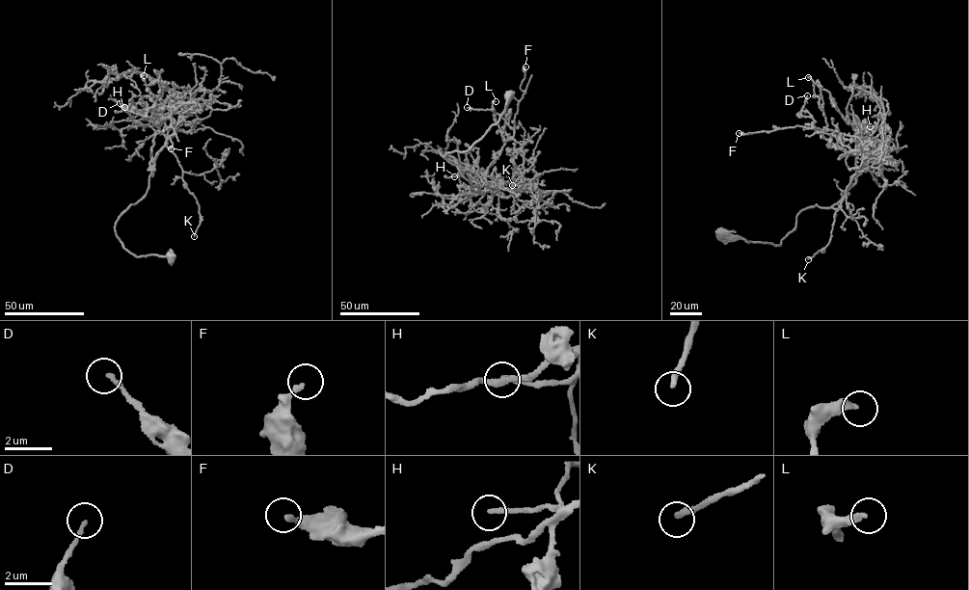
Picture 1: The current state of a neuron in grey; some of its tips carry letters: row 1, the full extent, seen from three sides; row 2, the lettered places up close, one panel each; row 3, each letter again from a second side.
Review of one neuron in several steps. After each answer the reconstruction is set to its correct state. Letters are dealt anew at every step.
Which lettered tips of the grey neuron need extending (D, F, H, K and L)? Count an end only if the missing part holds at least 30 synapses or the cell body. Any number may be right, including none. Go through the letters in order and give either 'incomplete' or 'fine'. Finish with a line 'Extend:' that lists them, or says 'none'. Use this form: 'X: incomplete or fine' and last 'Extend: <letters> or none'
D: fine
F: fine
H: incomplete
K: incomplete
L: fine
Extend: H, K

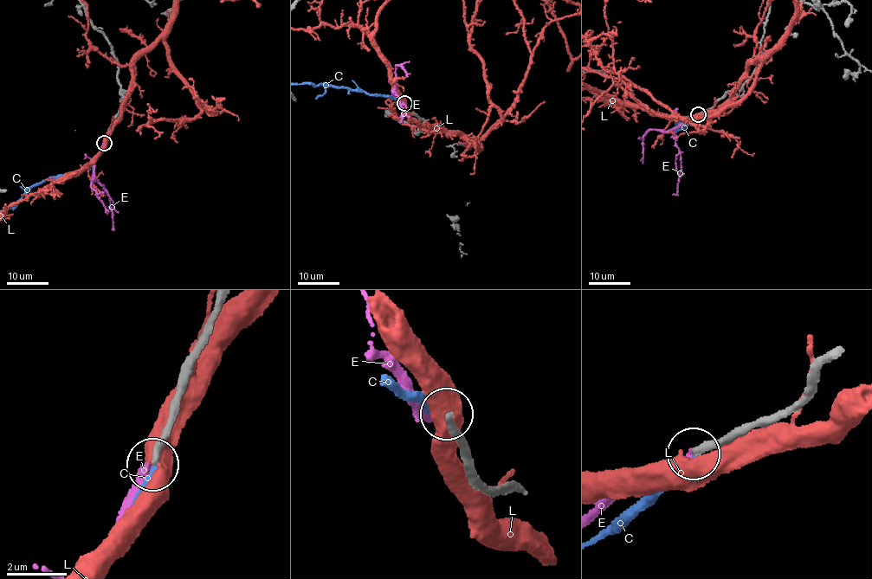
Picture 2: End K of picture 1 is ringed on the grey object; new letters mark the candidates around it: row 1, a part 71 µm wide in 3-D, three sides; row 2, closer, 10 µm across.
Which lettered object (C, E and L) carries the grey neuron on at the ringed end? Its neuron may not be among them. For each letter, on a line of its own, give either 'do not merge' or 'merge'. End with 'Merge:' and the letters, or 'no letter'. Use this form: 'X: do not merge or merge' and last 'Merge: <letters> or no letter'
C: do not merge
E: do not merge
L: do not merge
Merge: no letter

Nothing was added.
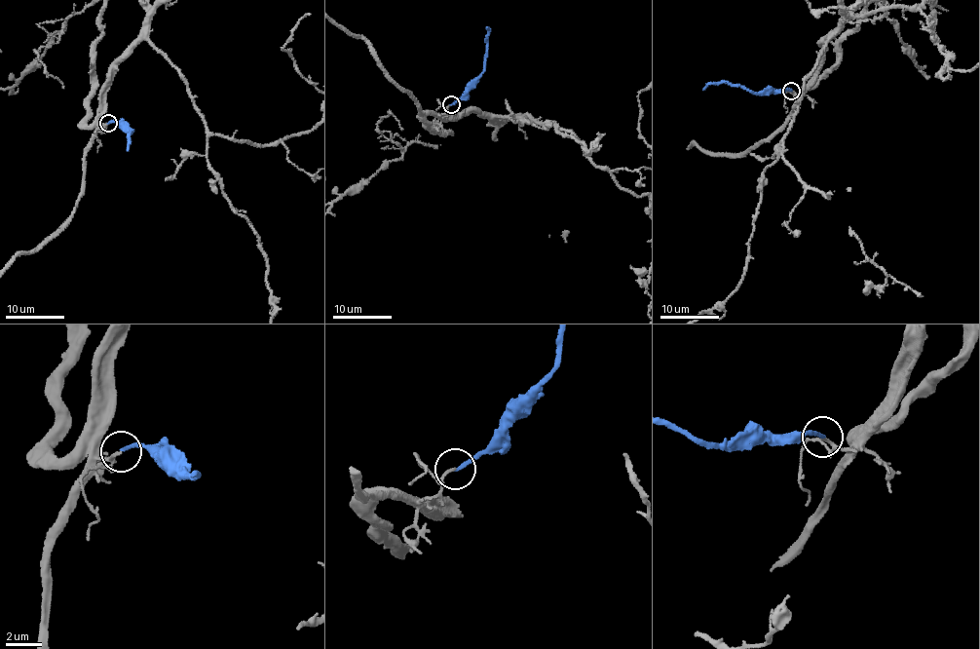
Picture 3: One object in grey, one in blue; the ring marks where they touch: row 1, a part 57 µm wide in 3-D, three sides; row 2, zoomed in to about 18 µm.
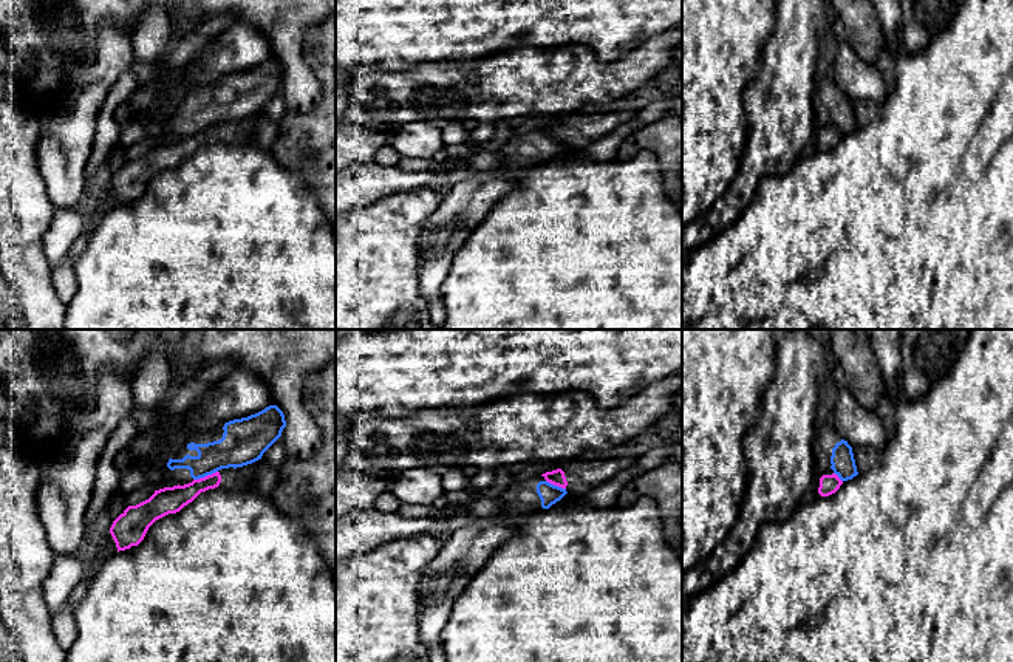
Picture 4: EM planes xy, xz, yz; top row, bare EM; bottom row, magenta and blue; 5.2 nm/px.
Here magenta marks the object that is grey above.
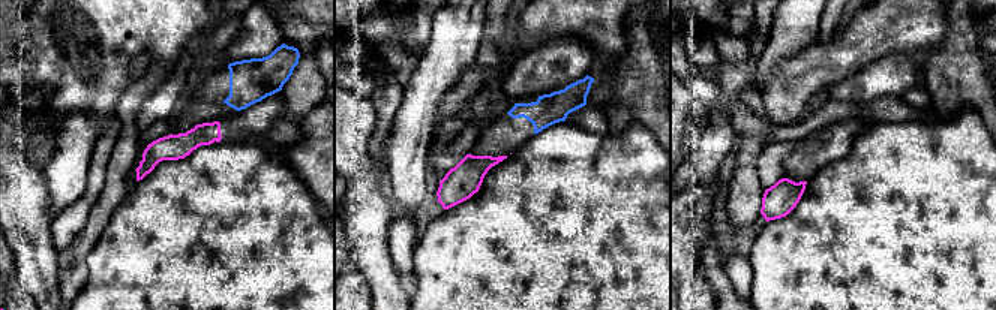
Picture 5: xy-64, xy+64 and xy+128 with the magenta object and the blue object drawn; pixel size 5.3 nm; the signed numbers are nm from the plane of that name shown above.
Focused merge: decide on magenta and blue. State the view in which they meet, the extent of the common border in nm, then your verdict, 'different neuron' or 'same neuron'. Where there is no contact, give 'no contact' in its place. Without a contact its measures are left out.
xy | 140 nm | different neuron

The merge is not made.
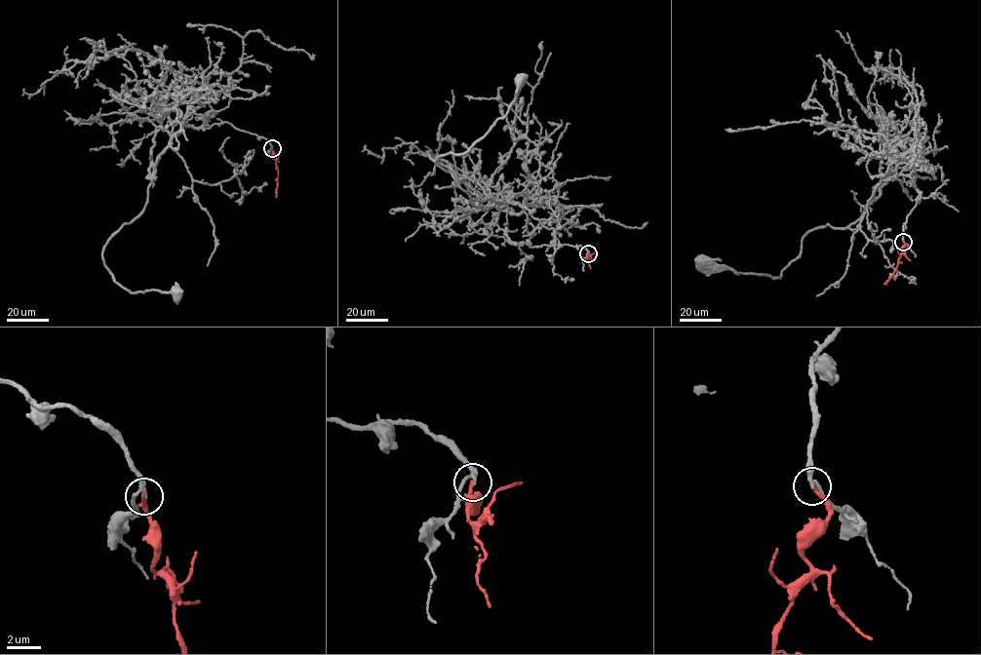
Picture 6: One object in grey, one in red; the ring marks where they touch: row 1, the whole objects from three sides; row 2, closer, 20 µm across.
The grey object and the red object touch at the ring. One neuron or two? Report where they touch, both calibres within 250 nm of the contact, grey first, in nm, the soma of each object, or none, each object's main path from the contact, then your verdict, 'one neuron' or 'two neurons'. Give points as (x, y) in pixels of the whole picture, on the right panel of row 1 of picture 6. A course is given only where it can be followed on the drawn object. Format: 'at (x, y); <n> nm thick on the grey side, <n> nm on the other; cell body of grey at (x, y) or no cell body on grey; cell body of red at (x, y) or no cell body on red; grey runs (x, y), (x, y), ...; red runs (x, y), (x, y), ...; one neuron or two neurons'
at (903, 242); 220 nm thick on the grey side, 240 nm on the other; cell body of grey at (701, 263); no cell body on red; grey runs (903, 242), (921, 200), (909, 175), (895, 175), (875, 187), (853, 222), (806, 234), (779, 279), (702, 263); red runs (903, 242), (905, 247), (886, 285); one neuron

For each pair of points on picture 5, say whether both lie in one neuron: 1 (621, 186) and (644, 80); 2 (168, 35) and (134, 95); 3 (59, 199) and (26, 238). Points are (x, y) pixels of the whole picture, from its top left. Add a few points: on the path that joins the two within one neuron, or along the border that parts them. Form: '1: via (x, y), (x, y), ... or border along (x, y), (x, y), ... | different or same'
1: border along (609, 135), (641, 123), (654, 138) | different
2: border along (176, 62), (155, 62), (152, 65) | different
3: border along (44, 178), (48, 196), (47, 216), (51, 220) | different

